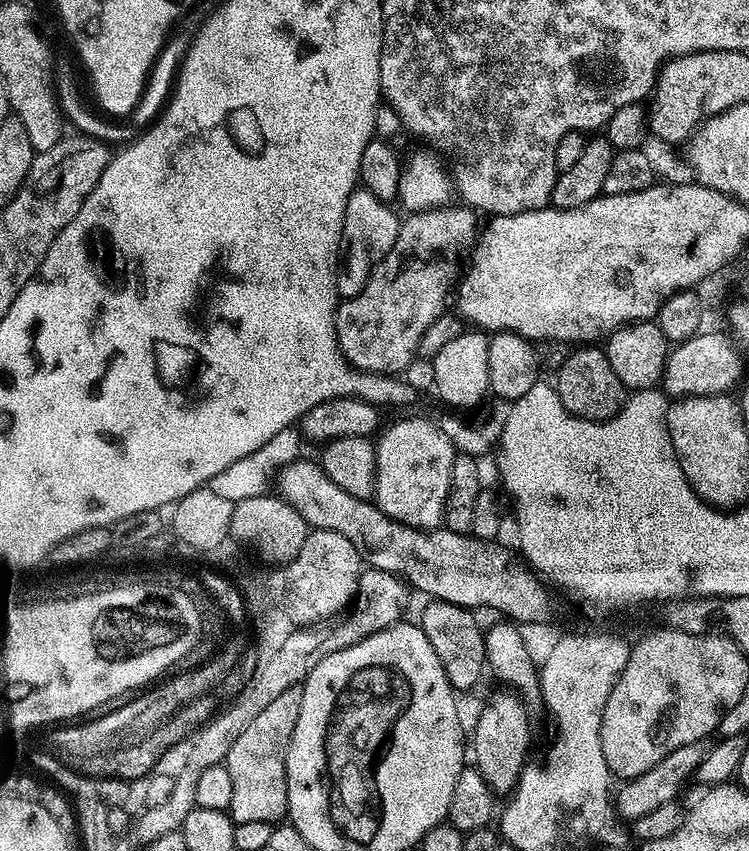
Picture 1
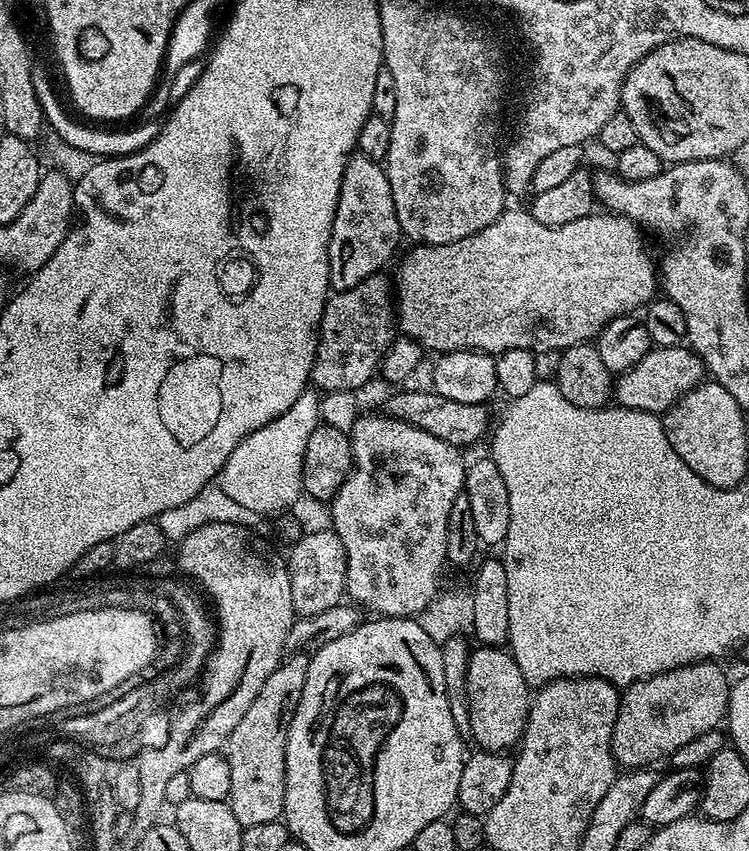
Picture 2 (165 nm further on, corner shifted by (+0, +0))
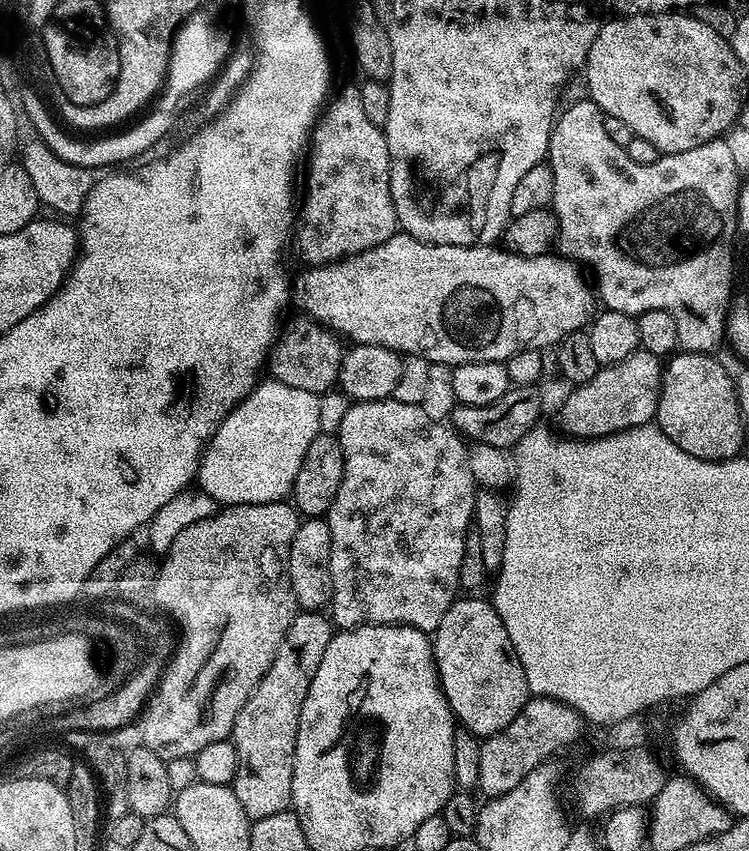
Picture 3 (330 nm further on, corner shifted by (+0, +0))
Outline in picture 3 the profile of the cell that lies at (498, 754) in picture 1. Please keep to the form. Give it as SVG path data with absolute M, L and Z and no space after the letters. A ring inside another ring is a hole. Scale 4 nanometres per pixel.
M457 598L448 607L440 624L436 627L432 641L432 656L436 660L436 673L440 676L440 688L453 717L458 721L459 727L468 732L473 732L479 738L487 738L502 731L528 704L530 699L530 686L526 682L524 665L518 658L516 646L510 642L508 628L502 626L499 612L492 607L487 599L464 600Z

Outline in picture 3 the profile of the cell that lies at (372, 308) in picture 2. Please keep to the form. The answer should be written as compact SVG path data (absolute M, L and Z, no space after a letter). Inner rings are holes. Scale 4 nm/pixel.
M311 318L300 319L304 320L294 321L288 329L285 327L279 333L276 343L268 353L266 368L267 371L272 371L269 372L271 379L280 380L286 386L294 386L294 390L310 390L323 394L337 383L346 348L341 337L337 336L332 329L325 328L323 324L317 324Z

